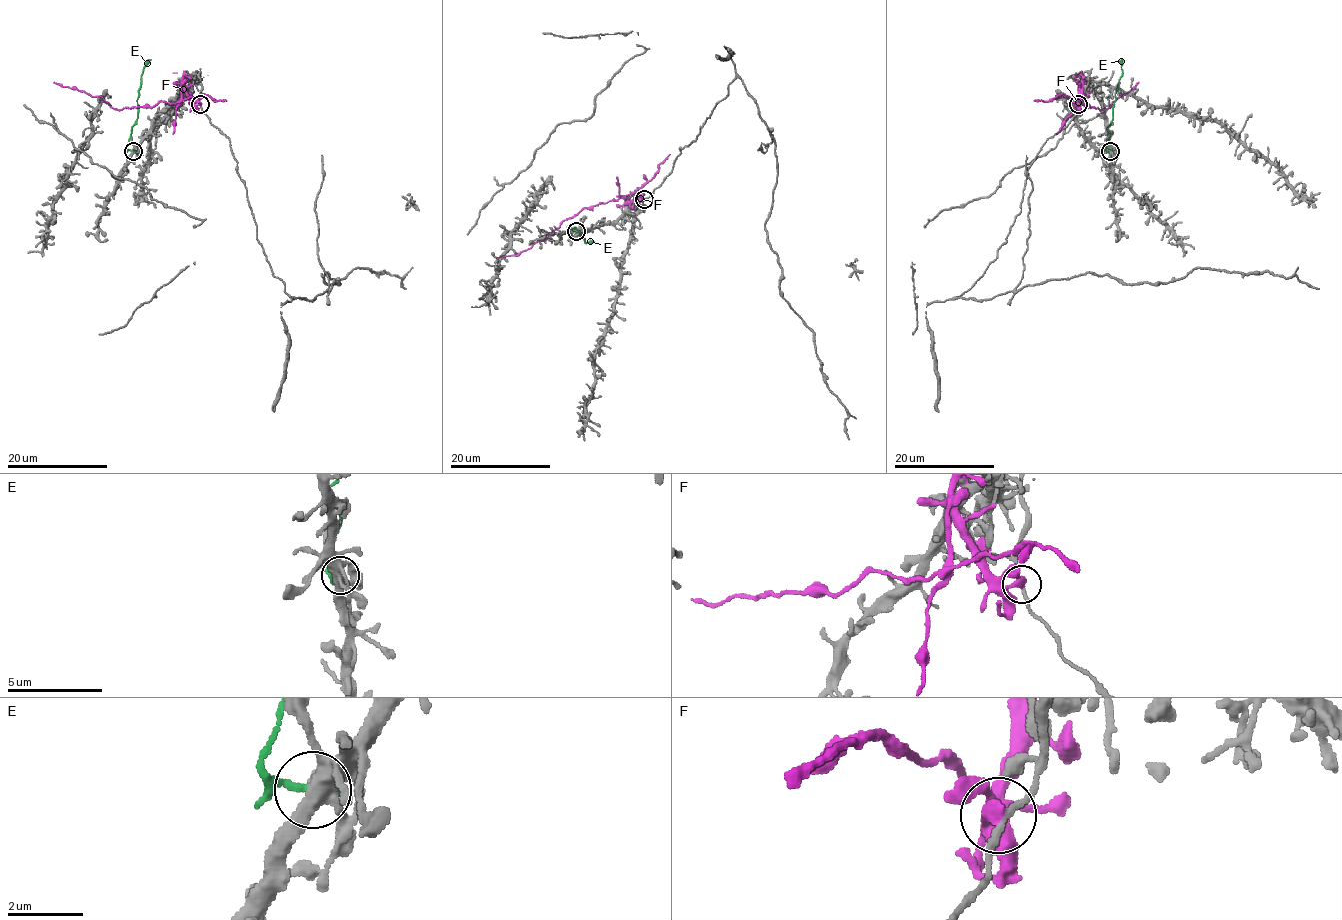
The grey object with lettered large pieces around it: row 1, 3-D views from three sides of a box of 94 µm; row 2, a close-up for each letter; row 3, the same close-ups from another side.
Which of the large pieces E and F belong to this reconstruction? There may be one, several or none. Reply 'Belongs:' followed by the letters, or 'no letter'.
Belongs: no letter

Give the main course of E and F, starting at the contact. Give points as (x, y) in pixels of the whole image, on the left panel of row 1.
E: (133, 151), (125, 146), (137, 118), (142, 72), (150, 60)
F: (200, 105), (182, 85), (174, 103), (115, 110), (100, 97), (53, 82)

